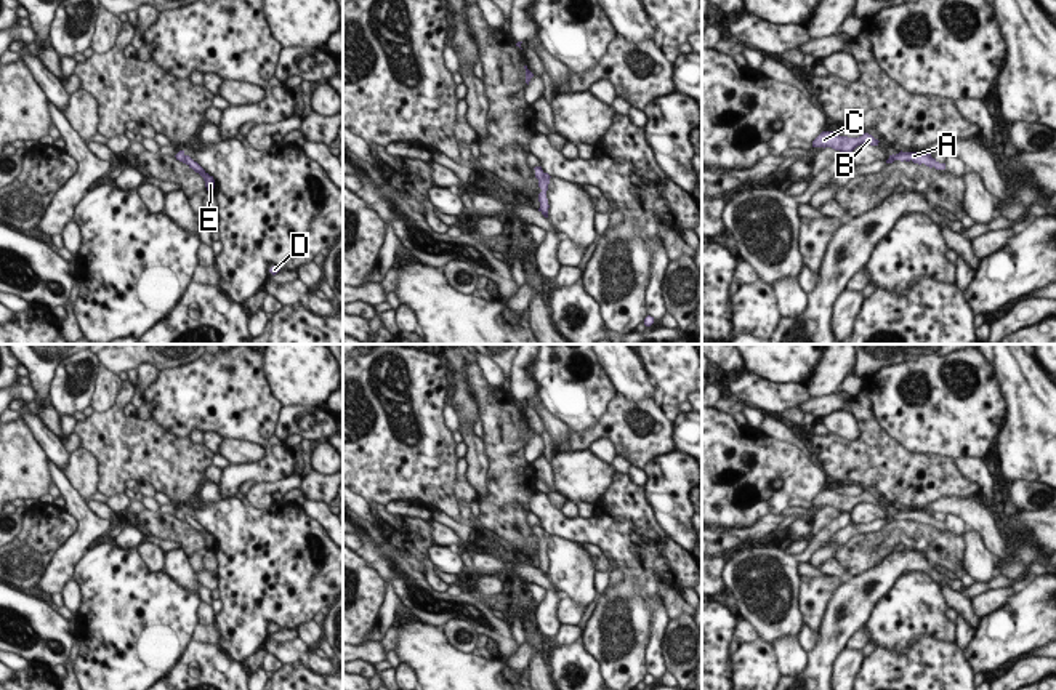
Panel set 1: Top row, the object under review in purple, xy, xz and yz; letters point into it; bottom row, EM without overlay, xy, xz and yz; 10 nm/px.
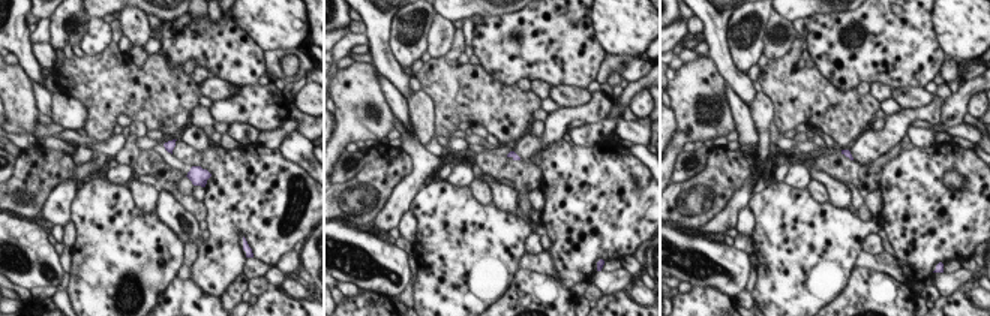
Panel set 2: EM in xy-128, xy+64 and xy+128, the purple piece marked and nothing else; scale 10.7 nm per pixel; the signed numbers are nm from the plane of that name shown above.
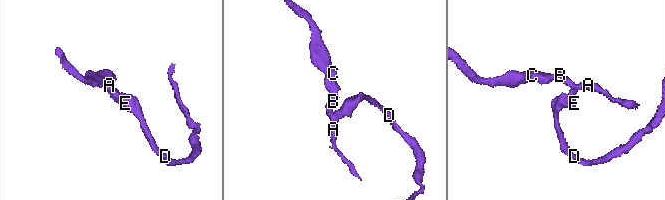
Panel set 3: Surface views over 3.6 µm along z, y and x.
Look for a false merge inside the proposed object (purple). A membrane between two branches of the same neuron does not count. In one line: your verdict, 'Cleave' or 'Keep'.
Cleave.

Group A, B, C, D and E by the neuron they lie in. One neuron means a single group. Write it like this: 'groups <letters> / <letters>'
groups A B C / D E

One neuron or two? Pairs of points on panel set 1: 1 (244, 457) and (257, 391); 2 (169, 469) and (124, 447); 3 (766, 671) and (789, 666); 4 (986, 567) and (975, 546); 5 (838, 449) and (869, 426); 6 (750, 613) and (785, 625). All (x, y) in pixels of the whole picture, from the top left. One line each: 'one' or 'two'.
1: two
2: one
3: two
4: one
5: one
6: one

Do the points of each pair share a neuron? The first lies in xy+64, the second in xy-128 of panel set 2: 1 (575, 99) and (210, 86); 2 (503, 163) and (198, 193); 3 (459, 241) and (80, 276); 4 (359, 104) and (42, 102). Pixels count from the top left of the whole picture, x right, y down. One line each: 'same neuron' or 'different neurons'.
1: same neuron
2: different neurons
3: same neuron
4: different neurons

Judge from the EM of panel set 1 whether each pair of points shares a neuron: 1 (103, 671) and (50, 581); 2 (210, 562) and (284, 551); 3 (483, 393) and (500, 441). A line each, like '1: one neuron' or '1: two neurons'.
1: two neurons
2: two neurons
3: one neuron

